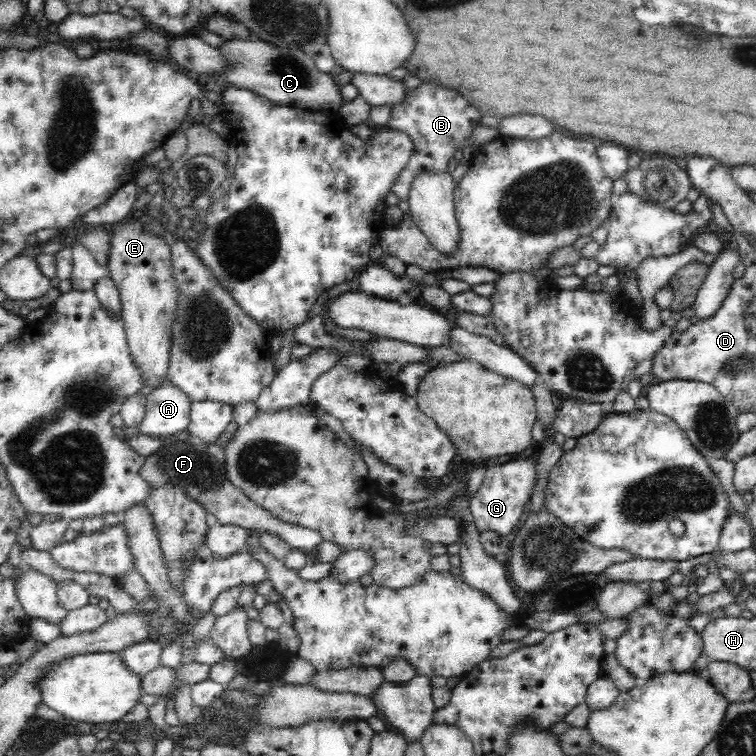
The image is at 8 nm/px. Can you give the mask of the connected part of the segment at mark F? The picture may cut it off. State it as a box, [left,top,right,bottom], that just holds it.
[138,431,321,554]

